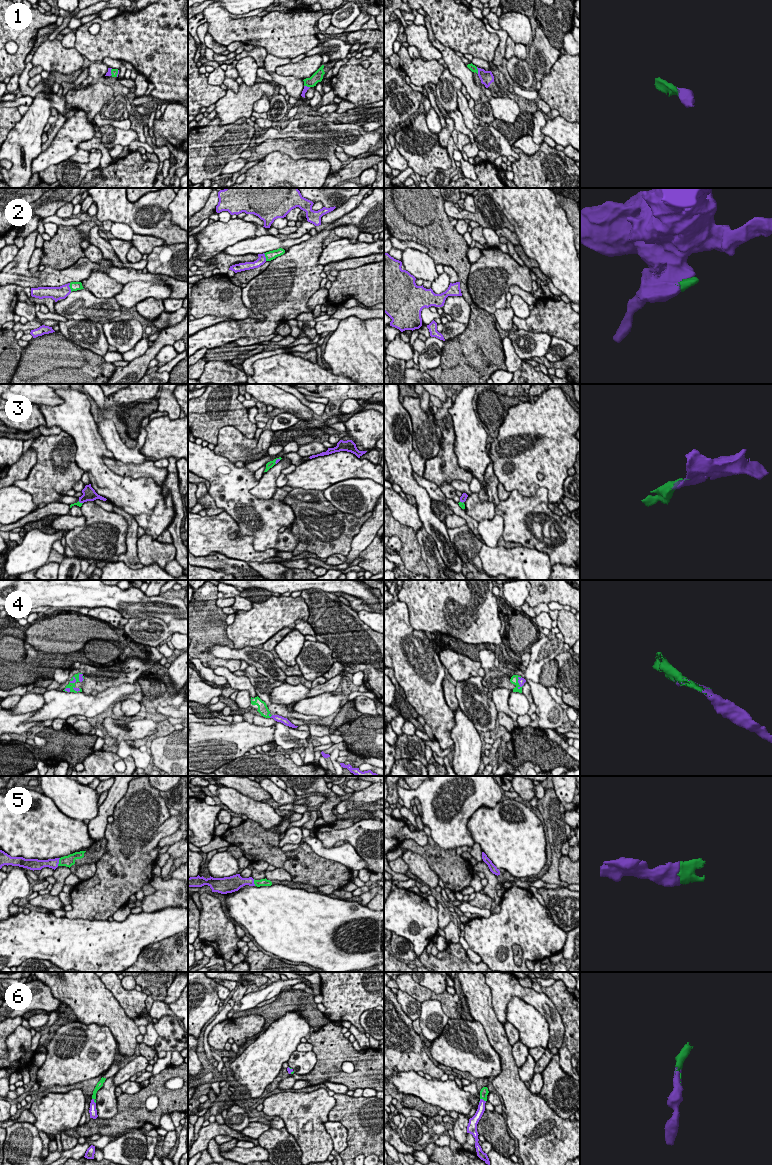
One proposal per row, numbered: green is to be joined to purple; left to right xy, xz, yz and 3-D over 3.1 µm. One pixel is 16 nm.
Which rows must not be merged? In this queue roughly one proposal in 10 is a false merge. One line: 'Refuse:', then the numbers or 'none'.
Refuse: none

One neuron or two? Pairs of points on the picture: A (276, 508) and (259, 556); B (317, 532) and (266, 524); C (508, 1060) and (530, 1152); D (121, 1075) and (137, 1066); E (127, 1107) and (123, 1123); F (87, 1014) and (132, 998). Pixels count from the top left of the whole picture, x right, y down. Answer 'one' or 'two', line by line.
A: two
B: two
C: one
D: one
E: one
F: two

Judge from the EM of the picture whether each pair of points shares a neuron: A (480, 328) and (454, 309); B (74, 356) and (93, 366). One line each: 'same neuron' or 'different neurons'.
A: different neurons
B: same neuron

